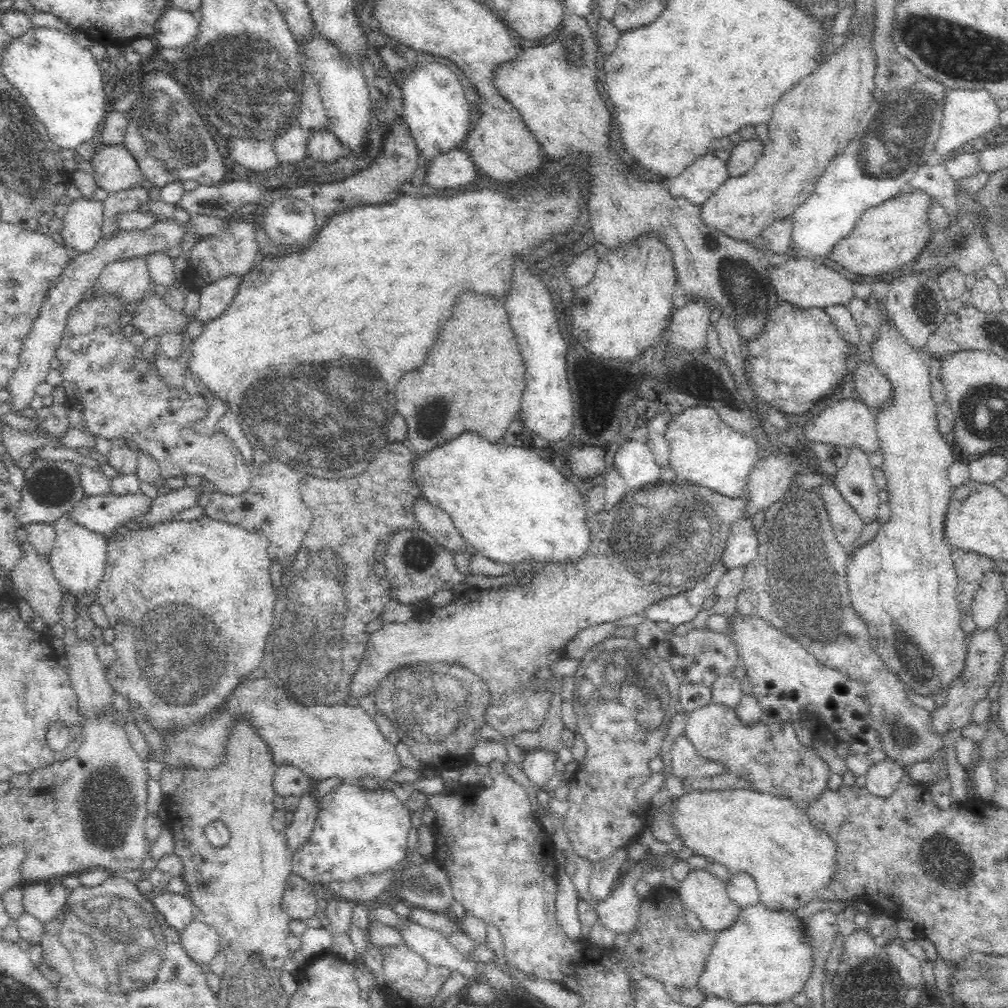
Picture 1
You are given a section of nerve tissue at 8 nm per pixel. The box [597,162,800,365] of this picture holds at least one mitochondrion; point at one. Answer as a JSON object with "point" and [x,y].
{"point":[749,288]}

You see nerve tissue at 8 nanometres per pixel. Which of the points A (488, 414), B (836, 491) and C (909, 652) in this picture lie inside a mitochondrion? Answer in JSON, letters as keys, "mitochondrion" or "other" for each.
{"A":"other","B":"other","C":"mitochondrion"}

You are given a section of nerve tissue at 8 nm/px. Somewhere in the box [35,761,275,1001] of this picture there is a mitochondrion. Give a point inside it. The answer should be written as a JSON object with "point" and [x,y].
{"point":[112,933]}

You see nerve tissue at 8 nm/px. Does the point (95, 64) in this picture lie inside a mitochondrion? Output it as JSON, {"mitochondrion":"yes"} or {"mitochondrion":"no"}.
{"mitochondrion":"no"}

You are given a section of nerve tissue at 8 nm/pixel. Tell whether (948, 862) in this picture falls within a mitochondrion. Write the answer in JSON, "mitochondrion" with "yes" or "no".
{"mitochondrion":"yes"}

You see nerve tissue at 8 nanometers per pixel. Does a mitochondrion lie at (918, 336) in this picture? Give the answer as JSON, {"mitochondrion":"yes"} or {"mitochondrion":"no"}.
{"mitochondrion":"no"}

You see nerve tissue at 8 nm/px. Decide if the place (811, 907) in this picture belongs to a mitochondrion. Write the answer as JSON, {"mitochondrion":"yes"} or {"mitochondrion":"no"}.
{"mitochondrion":"no"}

